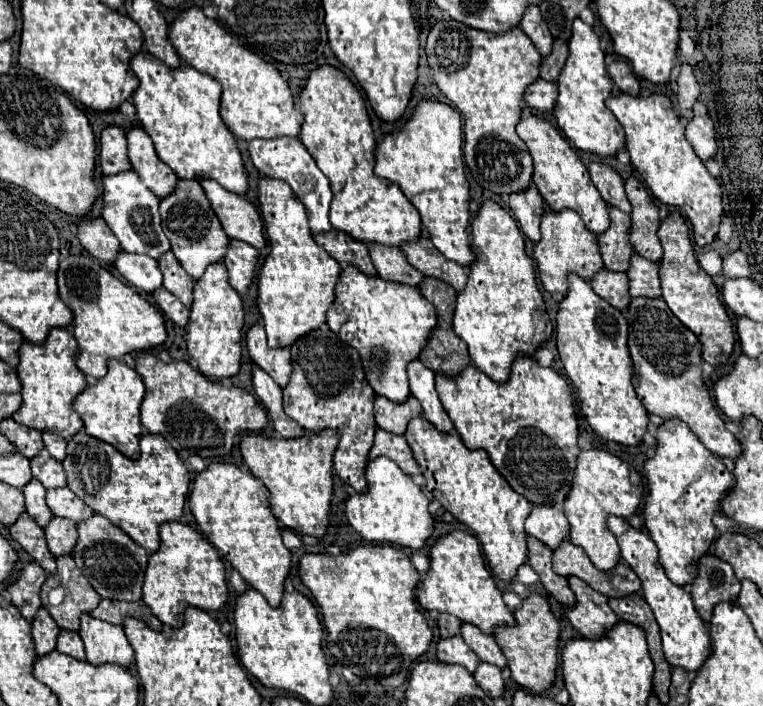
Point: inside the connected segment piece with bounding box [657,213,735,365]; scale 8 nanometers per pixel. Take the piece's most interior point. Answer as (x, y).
(690, 293)

